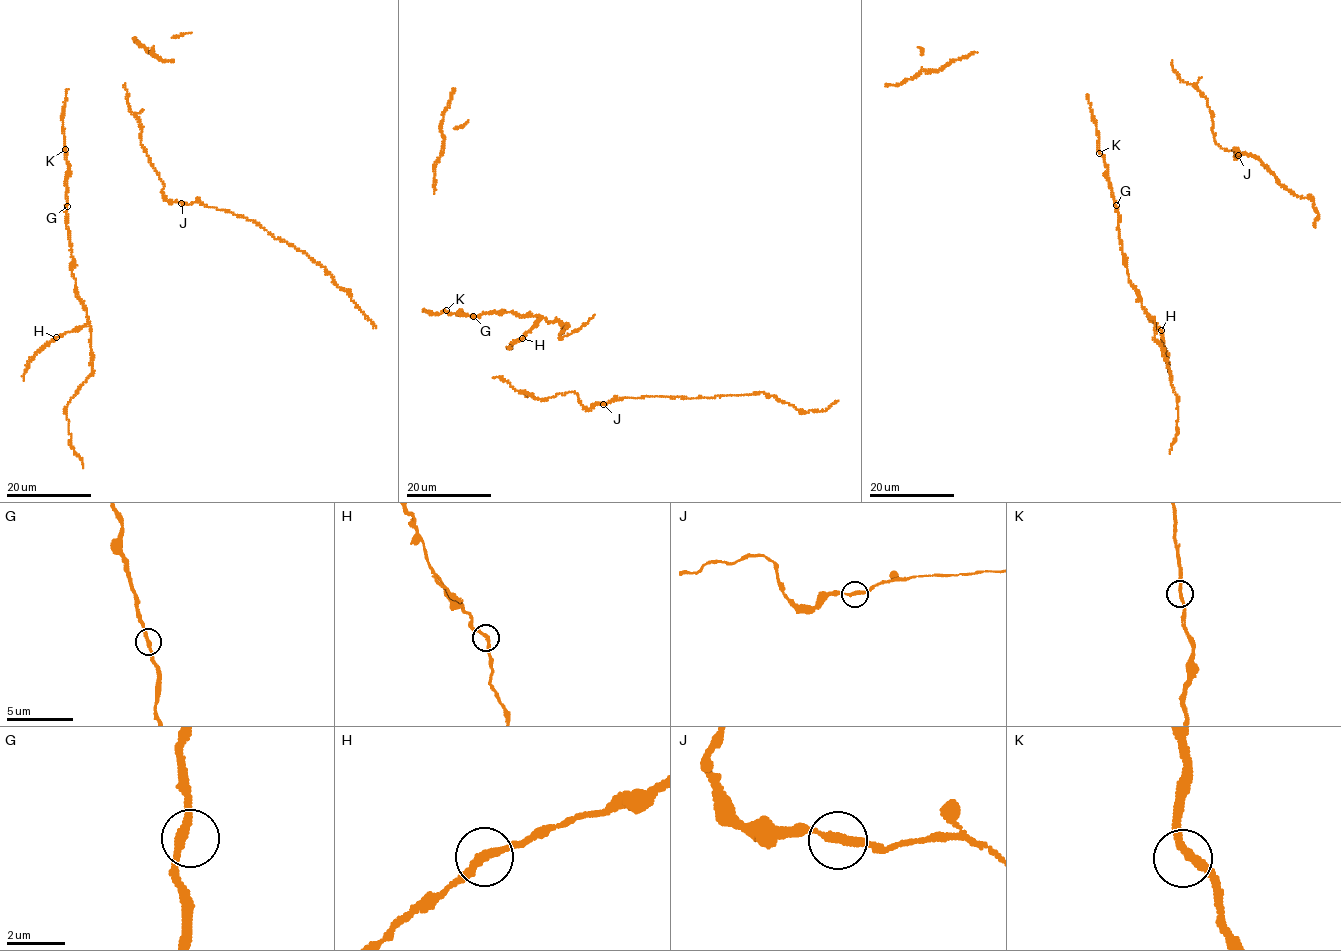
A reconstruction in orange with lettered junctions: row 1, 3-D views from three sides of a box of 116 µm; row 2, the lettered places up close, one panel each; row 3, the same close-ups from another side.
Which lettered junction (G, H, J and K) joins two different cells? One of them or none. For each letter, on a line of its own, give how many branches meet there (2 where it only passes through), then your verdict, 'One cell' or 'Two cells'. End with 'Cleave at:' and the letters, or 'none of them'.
G: Branches: 2. One cell
H: Branches: 2. One cell
J: Branches: 2. One cell
K: Branches: 2. One cell
Cleave at: none of them

